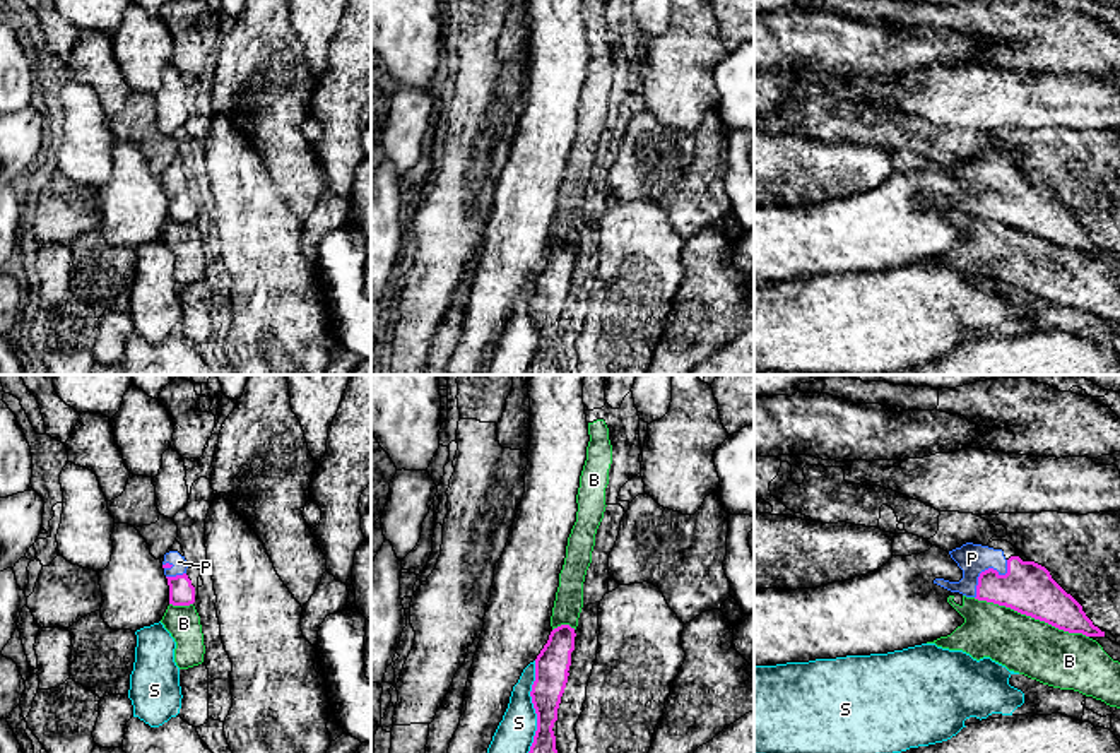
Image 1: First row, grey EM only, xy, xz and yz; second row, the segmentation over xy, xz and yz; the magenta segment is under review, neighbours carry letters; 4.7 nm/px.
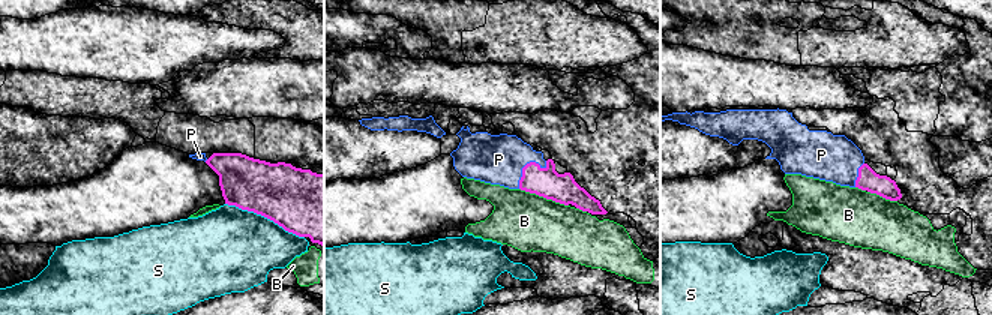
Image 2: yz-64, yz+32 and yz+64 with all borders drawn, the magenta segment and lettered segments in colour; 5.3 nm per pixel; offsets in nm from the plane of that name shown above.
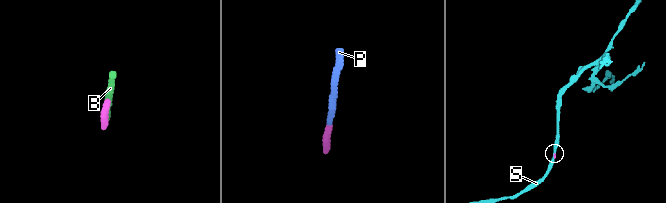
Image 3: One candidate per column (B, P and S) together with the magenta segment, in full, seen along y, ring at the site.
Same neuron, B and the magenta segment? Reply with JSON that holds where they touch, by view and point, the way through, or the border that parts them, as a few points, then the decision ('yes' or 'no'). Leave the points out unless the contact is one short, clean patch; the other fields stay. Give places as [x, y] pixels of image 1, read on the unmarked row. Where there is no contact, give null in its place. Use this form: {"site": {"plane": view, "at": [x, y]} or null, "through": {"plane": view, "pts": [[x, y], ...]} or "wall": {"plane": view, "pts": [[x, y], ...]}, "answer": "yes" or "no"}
{"site": {"plane": "yz", "at": [1031, 233]}, "answer": "no"}

